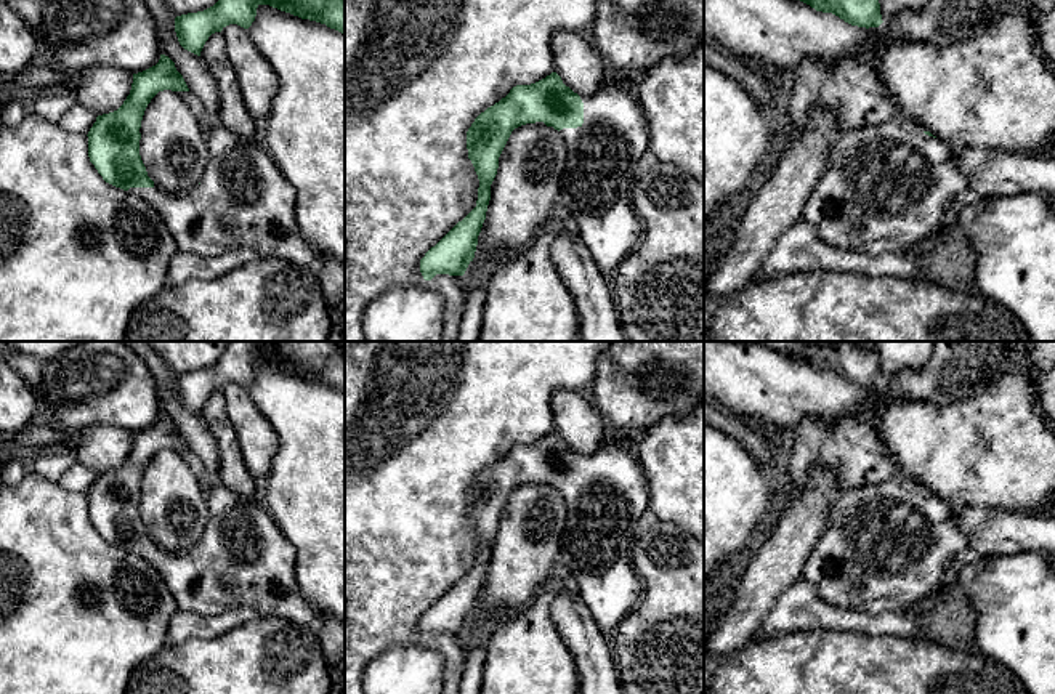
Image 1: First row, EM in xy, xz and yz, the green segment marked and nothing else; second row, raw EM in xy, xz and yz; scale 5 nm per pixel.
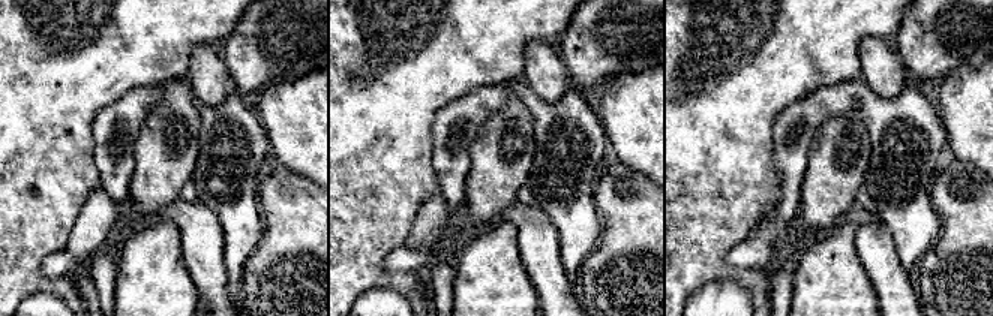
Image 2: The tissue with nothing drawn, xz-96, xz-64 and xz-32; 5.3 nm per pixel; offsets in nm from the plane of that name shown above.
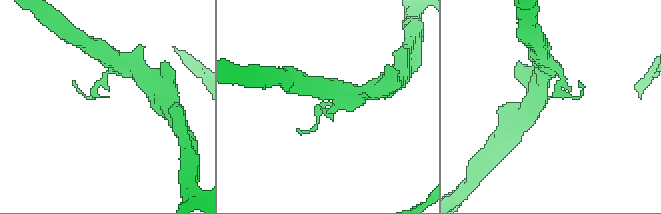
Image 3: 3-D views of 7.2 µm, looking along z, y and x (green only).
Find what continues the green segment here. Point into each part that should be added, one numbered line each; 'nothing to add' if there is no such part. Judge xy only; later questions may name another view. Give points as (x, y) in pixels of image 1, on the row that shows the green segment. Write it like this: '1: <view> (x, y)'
1: xy (244, 201)

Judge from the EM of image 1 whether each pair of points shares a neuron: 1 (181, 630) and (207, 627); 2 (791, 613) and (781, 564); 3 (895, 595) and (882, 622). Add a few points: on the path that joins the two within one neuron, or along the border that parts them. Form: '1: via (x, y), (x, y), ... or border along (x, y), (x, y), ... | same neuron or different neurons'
1: via (188, 627), (201, 627) | same neuron
2: border along (800, 576), (780, 597), (763, 621) | different neurons
3: border along (850, 608), (873, 614), (903, 613) | different neurons

